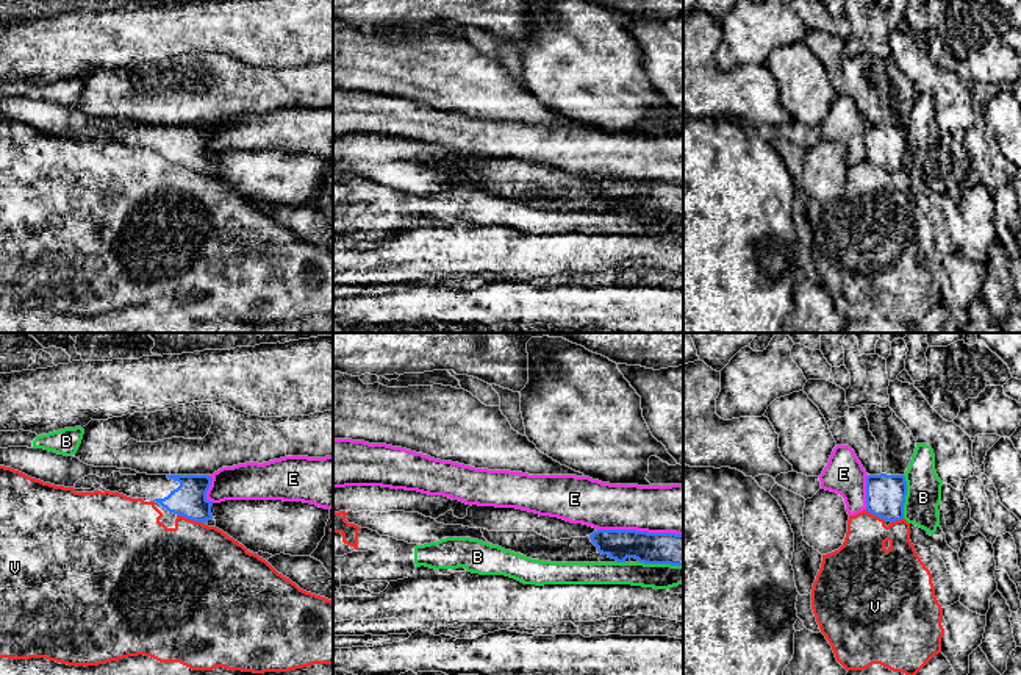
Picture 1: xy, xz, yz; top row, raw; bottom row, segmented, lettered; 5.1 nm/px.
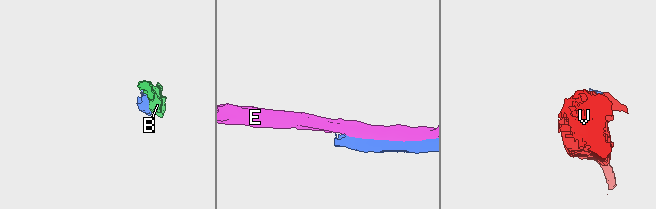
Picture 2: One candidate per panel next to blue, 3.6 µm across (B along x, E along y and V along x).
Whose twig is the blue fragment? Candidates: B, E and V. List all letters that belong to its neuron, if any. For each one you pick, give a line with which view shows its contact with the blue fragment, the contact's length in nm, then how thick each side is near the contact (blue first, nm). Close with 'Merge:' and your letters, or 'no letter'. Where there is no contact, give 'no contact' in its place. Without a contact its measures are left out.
Merge: no letter

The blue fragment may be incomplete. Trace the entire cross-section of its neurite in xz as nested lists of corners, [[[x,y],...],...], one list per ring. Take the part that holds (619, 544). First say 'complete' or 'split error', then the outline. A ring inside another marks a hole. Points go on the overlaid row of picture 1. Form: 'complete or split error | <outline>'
complete | [[[597,530],[589,534],[597,552],[618,562],[635,558],[644,564],[683,566],[683,534],[636,530]]]

